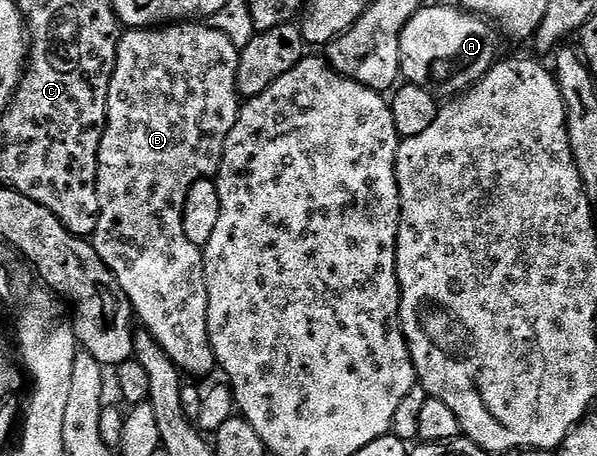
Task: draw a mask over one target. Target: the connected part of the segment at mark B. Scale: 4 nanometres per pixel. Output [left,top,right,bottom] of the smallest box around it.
[90,22,242,376]

